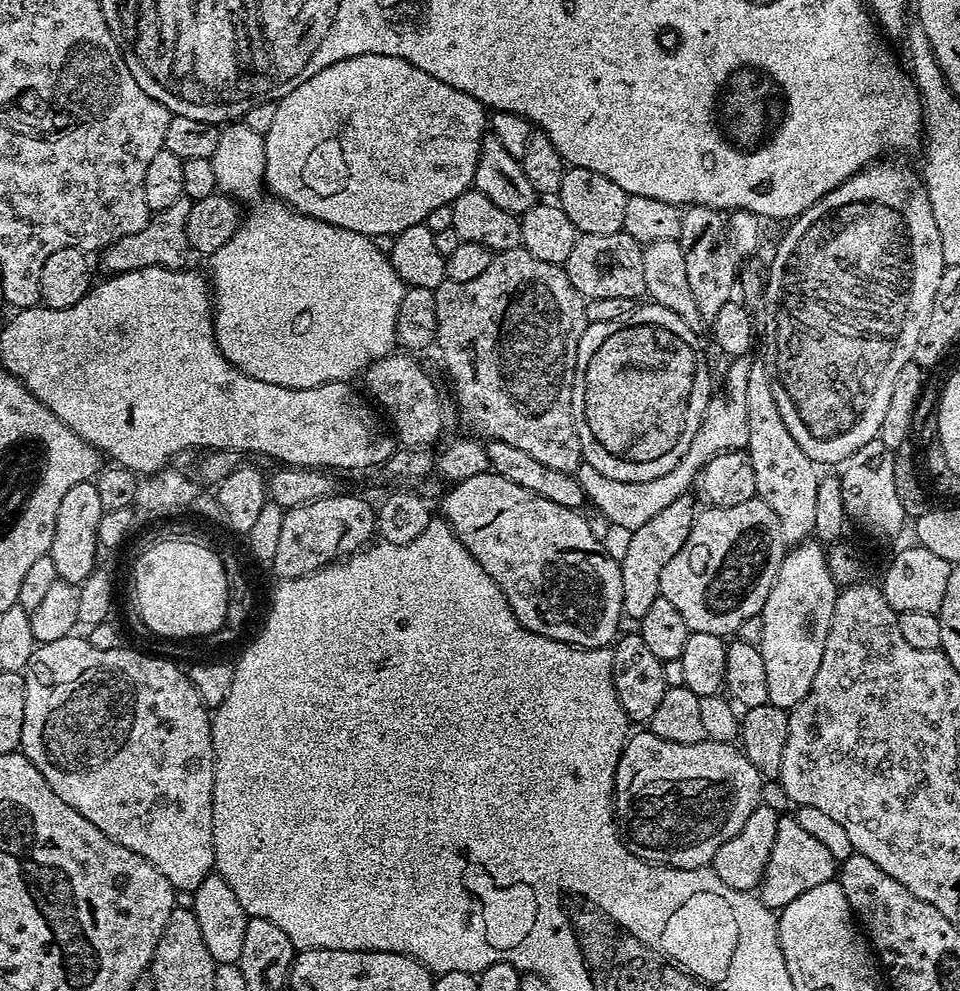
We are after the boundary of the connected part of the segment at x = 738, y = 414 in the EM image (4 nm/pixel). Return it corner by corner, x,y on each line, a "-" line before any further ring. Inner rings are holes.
738,356
731,361
728,373
724,376
724,384
728,387
725,396
713,395
708,401
708,409
700,423
698,434
694,434
686,454
674,466
674,470
666,470
662,478
654,478
650,482
618,482
614,478
606,478
606,474
598,474
594,466
581,463
574,475
582,486
584,499
589,505
593,504
606,519
620,528
631,530
650,522
654,514
666,510
674,498
689,495
697,474
715,458
724,452
740,452
747,449
750,438
750,426
746,416
746,381
750,378
753,361
748,356

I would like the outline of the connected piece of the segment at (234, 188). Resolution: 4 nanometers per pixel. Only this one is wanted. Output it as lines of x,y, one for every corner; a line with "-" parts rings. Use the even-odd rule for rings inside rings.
232,122
221,131
218,138
218,150
210,158
214,166
214,178
217,189
227,194
241,205
252,204
248,208
247,215
241,219
239,228
216,252
211,253
212,276
210,275
210,288
214,293
214,315
212,325
216,331
216,344
220,347
221,354
238,370
245,372
250,378
258,378
262,382
270,382
287,388
317,388
320,384
328,384
332,380
351,381
351,376
358,377
365,371
368,365
374,363
383,356
387,356
397,347
396,319
398,318
398,305
402,303
404,280
398,278
391,259
379,248
377,241
371,236
363,236
354,230
346,230
342,226
334,226
330,222
322,222
313,216
307,216
297,212
295,208
289,208
282,200
277,200
266,194
262,187
264,184
264,171
266,170
266,158
264,157
264,138
254,130
250,130
243,122

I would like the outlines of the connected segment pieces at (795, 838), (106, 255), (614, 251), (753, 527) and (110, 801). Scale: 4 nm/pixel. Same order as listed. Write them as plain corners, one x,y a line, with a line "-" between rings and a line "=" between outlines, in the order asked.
781,815
774,850
770,850
770,862
766,862
764,877
760,880
758,895
767,908
779,910
790,906
794,898
822,886
822,882
833,879
838,872
838,861
815,840
807,830
798,826
795,815
=
185,198
174,202
174,206
166,206
166,210
149,215
146,226
138,230
138,234
126,234
126,238
118,238
110,247
99,253
100,264
105,273
117,274
133,272
143,268
182,268
189,262
190,249
186,238
186,218
190,218
192,201
=
619,232
618,234
580,234
577,235
574,247
570,250
570,258
562,265
564,272
574,282
574,290
578,290
580,295
588,300
597,300
598,298
626,298
627,300
639,301
646,293
646,277
642,271
642,254
644,253
641,241
635,240
629,232
=
755,498
738,506
705,507
697,515
690,538
686,538
682,550
678,550
678,554
666,562
666,570
662,570
660,595
674,605
678,614
682,614
689,632
731,637
739,633
746,618
754,618
764,611
764,603
774,586
785,551
778,514
774,514
766,502
=
73,634
58,638
58,642
36,646
22,675
26,686
26,718
22,722
20,748
23,756
42,774
42,778
46,778
50,790
54,790
54,794
58,794
58,798
62,798
66,806
74,806
74,810
78,810
78,814
82,814
86,822
94,822
94,826
98,826
102,834
126,846
126,850
134,850
134,854
146,858
146,862
158,869
173,888
185,894
195,892
202,878
213,875
216,862
212,829
214,746
210,710
202,702
198,690
194,690
187,671
168,660
163,660
160,656
147,656
144,652
135,652
129,646
100,650
83,635

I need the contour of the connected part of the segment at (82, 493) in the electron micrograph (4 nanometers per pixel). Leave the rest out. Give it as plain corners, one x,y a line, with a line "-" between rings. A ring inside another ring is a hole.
92,480
78,482
62,497
62,506
58,506
58,518
54,522
54,538
48,555
54,558
54,570
57,577
67,584
79,586
84,579
97,571
96,552
101,551
100,523
105,510
98,499
98,490

